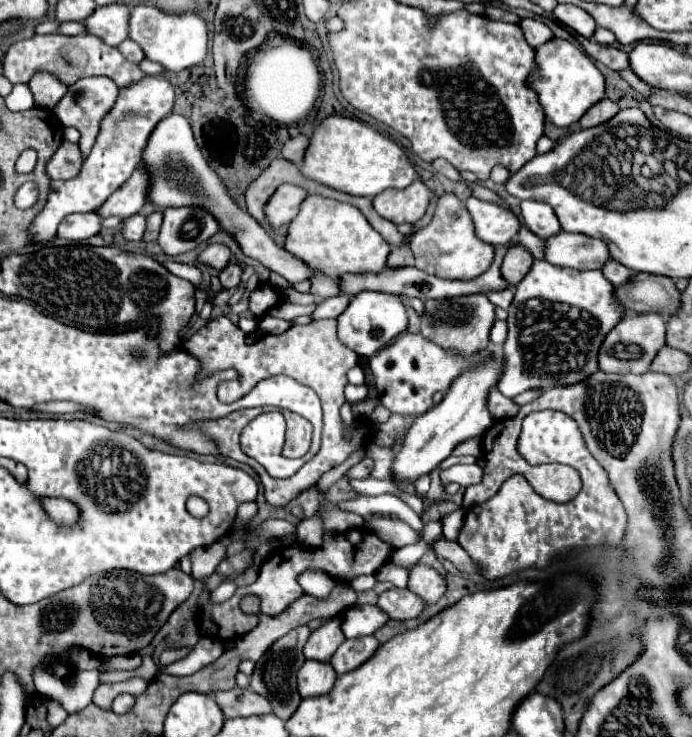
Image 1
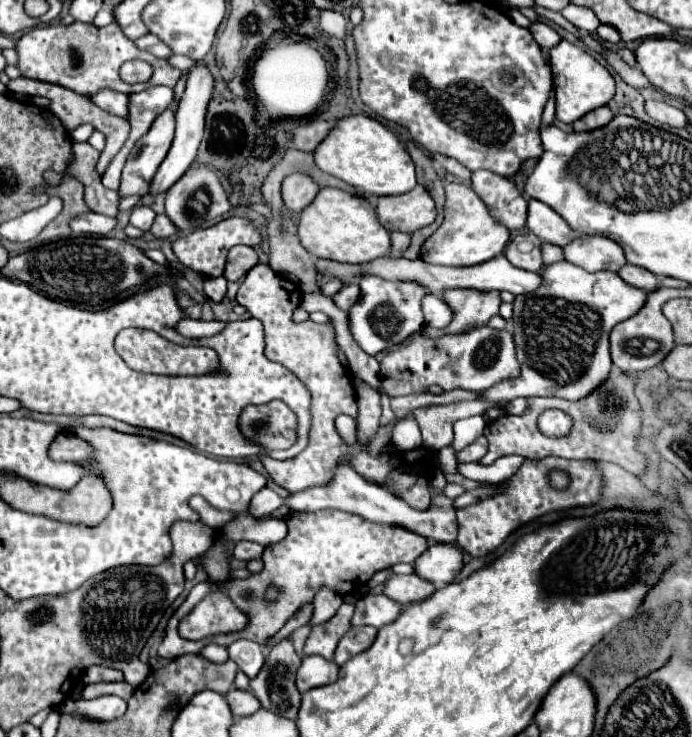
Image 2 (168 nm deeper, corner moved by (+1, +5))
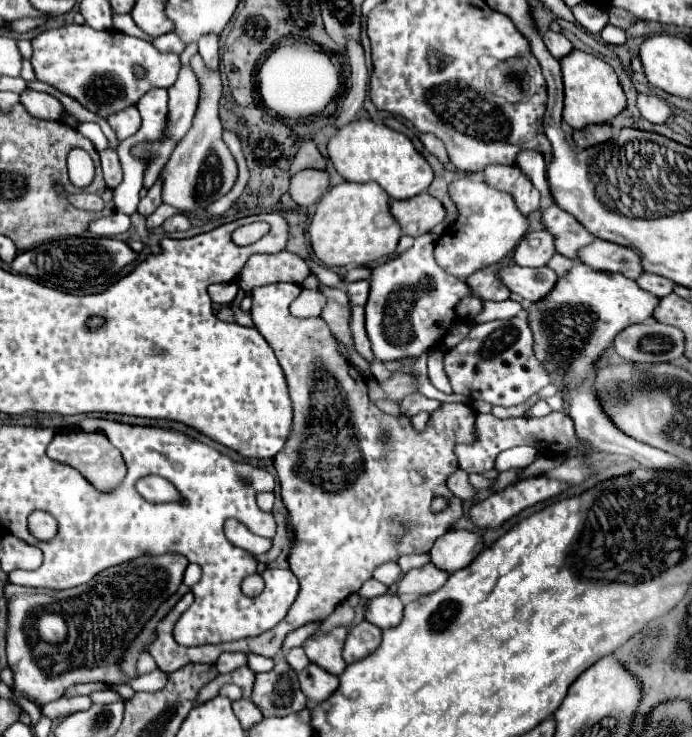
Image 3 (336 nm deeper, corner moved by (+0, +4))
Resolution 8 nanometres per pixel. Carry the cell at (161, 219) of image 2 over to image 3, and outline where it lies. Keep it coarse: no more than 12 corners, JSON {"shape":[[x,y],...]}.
{"shape":[[173,215],[163,223],[167,233],[191,229],[189,217]]}

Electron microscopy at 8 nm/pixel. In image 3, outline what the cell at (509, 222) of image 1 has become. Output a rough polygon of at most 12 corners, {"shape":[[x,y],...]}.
{"shape":[[491,165],[485,183],[513,195],[529,215],[539,209],[539,191],[517,165]]}

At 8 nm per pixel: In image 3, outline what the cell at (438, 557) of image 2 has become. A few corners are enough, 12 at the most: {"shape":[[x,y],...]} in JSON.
{"shape":[[451,529],[431,549],[431,563],[449,573],[483,551],[483,537]]}

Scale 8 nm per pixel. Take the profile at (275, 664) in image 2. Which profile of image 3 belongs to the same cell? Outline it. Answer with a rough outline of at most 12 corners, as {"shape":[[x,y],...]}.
{"shape":[[285,659],[257,675],[251,701],[263,717],[299,713],[307,703]]}

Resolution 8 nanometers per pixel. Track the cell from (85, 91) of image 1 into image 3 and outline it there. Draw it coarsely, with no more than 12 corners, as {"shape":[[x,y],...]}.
{"shape":[[137,107],[111,115],[107,121],[119,141],[141,127]]}

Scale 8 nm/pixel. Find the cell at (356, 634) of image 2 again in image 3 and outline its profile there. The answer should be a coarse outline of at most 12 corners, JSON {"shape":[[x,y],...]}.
{"shape":[[367,621],[349,629],[343,647],[347,663],[379,647],[381,629]]}

